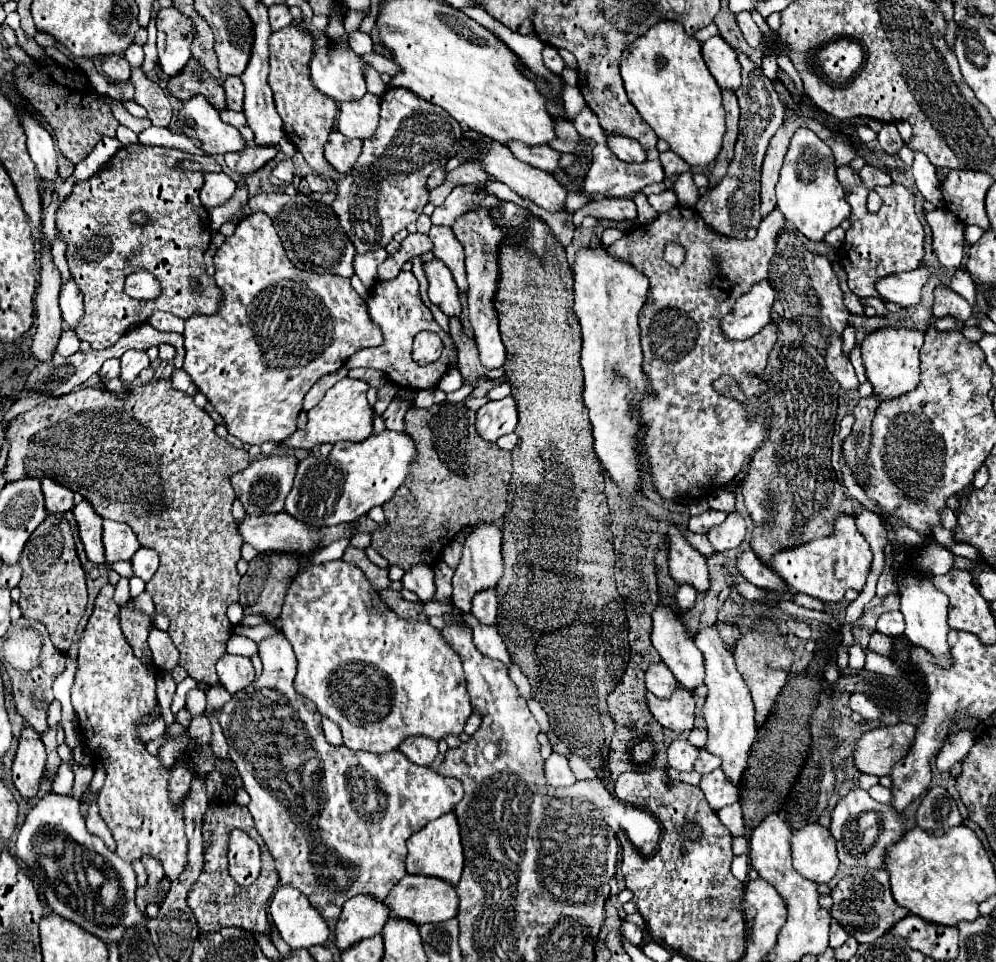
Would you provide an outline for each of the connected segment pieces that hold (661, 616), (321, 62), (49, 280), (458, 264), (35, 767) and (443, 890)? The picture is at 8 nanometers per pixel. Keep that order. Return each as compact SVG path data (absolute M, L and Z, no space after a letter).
M659 600L657 610L653 612L653 632L651 632L651 642L655 646L655 650L661 654L663 662L669 666L669 670L673 672L673 676L679 680L681 686L685 686L687 690L695 690L697 686L701 686L705 682L705 664L703 664L703 656L697 650L697 646L693 644L693 638L687 634L685 626L681 624L679 616L673 614L673 610L669 608L669 604L665 600Z
M325 46L311 60L311 82L337 104L353 102L367 92L363 66L351 48Z
M45 250L41 256L41 274L39 274L39 286L37 286L37 296L35 296L37 330L31 344L33 358L37 358L43 364L53 362L53 354L63 330L61 308L57 304L59 292L61 292L59 272L53 266L51 252Z
M433 226L429 232L429 238L433 240L433 254L435 258L443 260L447 264L447 268L451 270L457 286L459 286L459 294L467 294L467 274L465 274L465 252L461 248L461 244L457 242L457 238L453 236L451 228L445 226Z
M25 724L13 760L13 784L23 798L35 796L43 772L45 772L45 744L41 742L41 736L29 724Z
M407 874L401 878L385 898L385 904L391 906L393 918L407 918L415 924L427 924L427 922L445 922L449 918L457 916L457 892L453 884L445 884L445 880L437 880L435 876L417 876Z

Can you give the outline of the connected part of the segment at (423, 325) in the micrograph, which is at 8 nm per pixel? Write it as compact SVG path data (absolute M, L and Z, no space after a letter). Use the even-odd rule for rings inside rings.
M399 272L399 276L395 280L389 282L377 282L373 288L371 298L367 300L367 308L369 308L369 316L371 320L381 328L383 332L383 344L377 348L363 348L359 352L355 352L349 360L347 360L347 368L375 368L387 374L387 378L391 382L395 382L397 386L409 388L409 390L425 390L425 388L437 388L441 376L449 370L449 358L457 356L457 348L451 340L451 336L435 322L431 310L423 304L421 294L419 294L419 282L415 278L413 272ZM421 330L431 330L437 332L445 344L443 348L443 356L439 360L435 360L429 366L419 366L413 362L411 358L411 344L413 344L413 336Z

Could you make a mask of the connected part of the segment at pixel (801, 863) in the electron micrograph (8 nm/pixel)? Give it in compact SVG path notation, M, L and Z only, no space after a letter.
M821 822L805 824L801 830L795 830L791 850L793 868L817 884L831 882L839 868L837 842Z

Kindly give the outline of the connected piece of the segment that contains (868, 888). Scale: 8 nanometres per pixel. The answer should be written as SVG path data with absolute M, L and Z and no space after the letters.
M879 868L873 872L865 874L855 874L855 876L845 876L839 880L839 884L831 890L833 896L833 908L831 916L845 928L847 934L855 936L859 942L873 942L879 936L883 936L891 926L895 926L901 918L905 918L909 912L907 908L901 908L889 888L889 874Z

